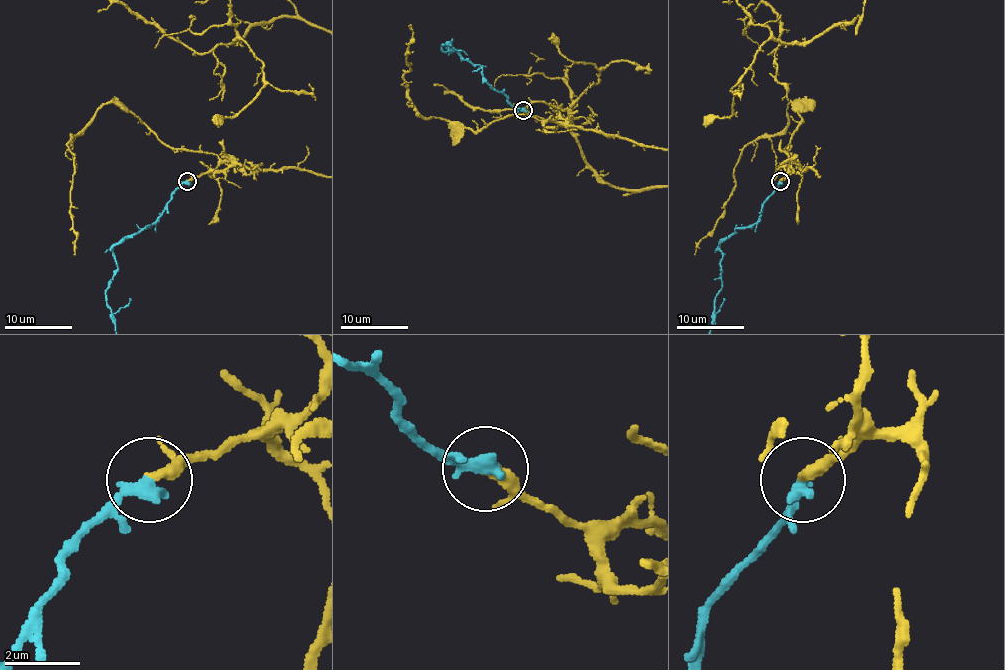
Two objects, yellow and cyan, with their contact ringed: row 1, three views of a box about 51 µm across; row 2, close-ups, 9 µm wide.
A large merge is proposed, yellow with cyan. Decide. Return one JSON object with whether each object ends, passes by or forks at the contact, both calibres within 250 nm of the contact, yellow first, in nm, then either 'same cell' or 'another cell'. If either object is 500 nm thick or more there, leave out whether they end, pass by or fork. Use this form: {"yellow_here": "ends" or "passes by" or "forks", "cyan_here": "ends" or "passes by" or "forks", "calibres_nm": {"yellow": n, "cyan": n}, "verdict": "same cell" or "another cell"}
{"yellow_here": "passes by", "cyan_here": "ends", "calibres_nm": {"yellow": 240, "cyan": 400}, "verdict": "same cell"}

